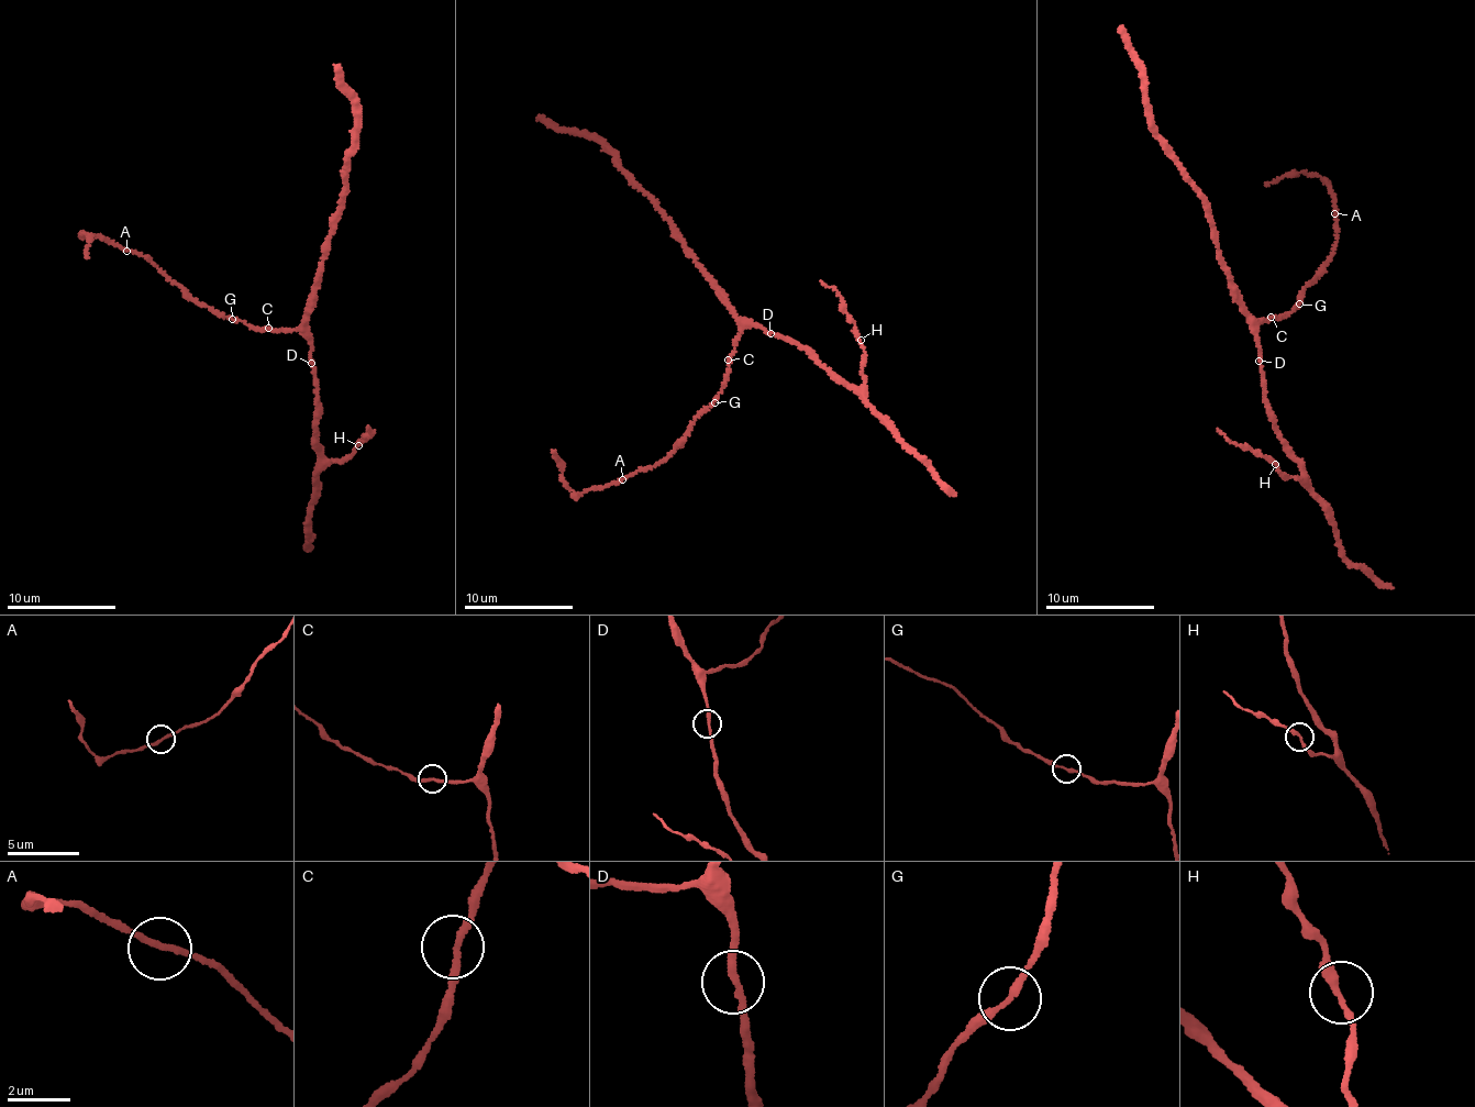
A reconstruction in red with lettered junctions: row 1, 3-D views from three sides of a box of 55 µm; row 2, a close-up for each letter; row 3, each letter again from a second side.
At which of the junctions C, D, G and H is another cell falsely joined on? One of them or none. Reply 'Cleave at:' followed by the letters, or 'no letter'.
Cleave at: no letter

